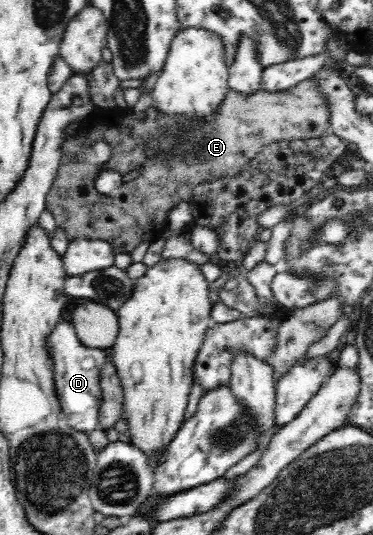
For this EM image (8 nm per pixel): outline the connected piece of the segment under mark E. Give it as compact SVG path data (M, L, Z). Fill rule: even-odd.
M304 80L289 90L268 92L259 89L250 95L238 93L234 89L226 92L220 107L214 115L208 118L198 116L170 115L162 113L154 107L144 111L143 117L136 115L133 108L130 114L118 120L117 109L104 110L104 118L100 118L101 108L90 112L80 120L78 134L73 144L64 143L61 146L62 154L56 178L52 188L46 196L45 209L54 212L54 218L65 231L67 240L74 238L94 238L108 241L113 253L130 253L140 242L154 242L162 238L168 226L170 209L179 202L190 202L194 196L194 189L198 185L209 183L210 180L231 179L245 170L245 166L268 144L276 144L288 140L306 140L322 137L330 131L330 115L325 101L318 91L317 84L311 80ZM98 138L104 138L112 147L113 155L105 168L116 170L122 175L122 185L112 194L100 194L94 188L94 178L100 174L101 169L95 168L88 160L87 151Z

